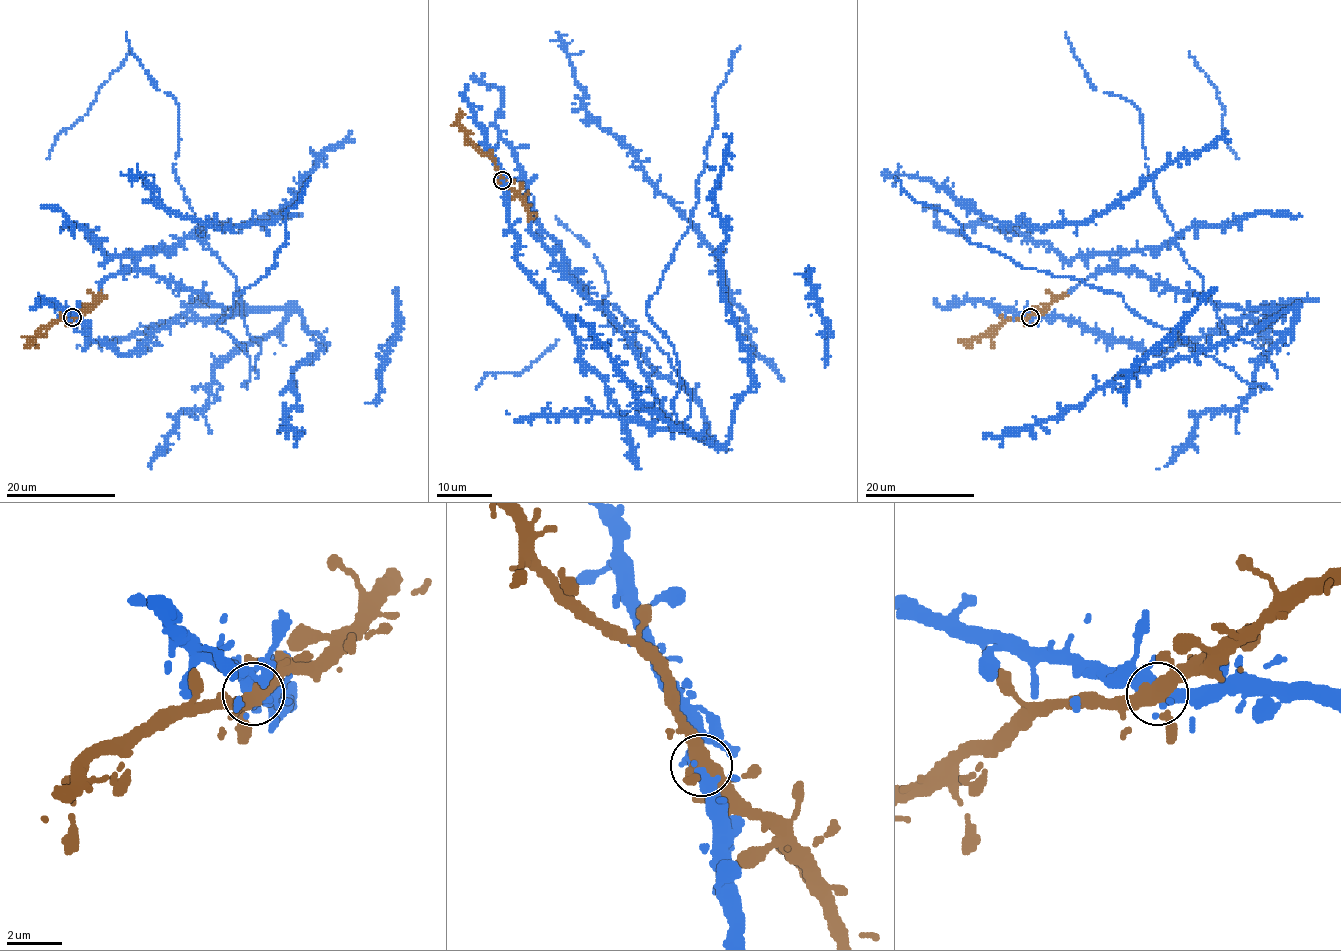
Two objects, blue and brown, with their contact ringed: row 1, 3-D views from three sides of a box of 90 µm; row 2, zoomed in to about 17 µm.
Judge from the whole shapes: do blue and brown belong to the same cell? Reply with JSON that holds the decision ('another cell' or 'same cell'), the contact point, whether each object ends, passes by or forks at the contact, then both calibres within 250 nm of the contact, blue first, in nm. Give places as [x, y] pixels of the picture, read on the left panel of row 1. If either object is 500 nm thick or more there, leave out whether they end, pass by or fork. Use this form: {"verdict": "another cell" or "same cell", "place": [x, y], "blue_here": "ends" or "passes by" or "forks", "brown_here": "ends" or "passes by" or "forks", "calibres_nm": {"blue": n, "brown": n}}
{"verdict": "same cell", "place": [72, 317], "blue_here": "forks", "brown_here": "forks", "calibres_nm": {"blue": 400, "brown": 400}}

